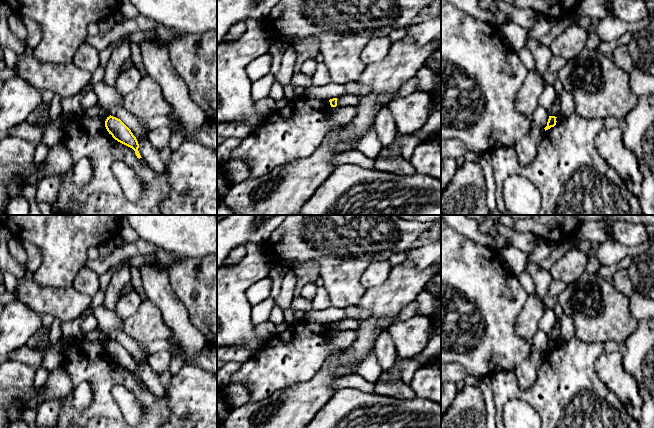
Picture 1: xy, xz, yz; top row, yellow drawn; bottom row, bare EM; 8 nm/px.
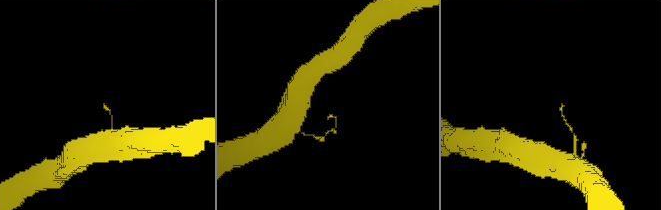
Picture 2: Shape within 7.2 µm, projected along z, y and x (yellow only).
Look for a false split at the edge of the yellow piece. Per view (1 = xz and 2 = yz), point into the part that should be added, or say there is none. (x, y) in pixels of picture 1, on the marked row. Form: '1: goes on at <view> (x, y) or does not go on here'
1: does not go on here
2: does not go on here

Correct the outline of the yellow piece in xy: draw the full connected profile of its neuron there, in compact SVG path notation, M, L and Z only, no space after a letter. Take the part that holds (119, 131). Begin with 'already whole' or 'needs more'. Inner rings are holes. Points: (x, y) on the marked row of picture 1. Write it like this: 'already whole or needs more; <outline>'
already whole; M110 115L105 121L105 127L115 140L132 148L137 158L142 158L138 151L139 144L136 137L120 119Z

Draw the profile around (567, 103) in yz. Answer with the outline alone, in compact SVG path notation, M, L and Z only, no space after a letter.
M563 91L560 97L560 113L559 117L570 117L575 113L575 100L573 94L568 91Z

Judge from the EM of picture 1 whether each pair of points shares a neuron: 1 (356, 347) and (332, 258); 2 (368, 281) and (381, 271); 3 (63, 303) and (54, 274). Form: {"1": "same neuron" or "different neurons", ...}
{"1": "different neurons", "2": "same neuron", "3": "different neurons"}

